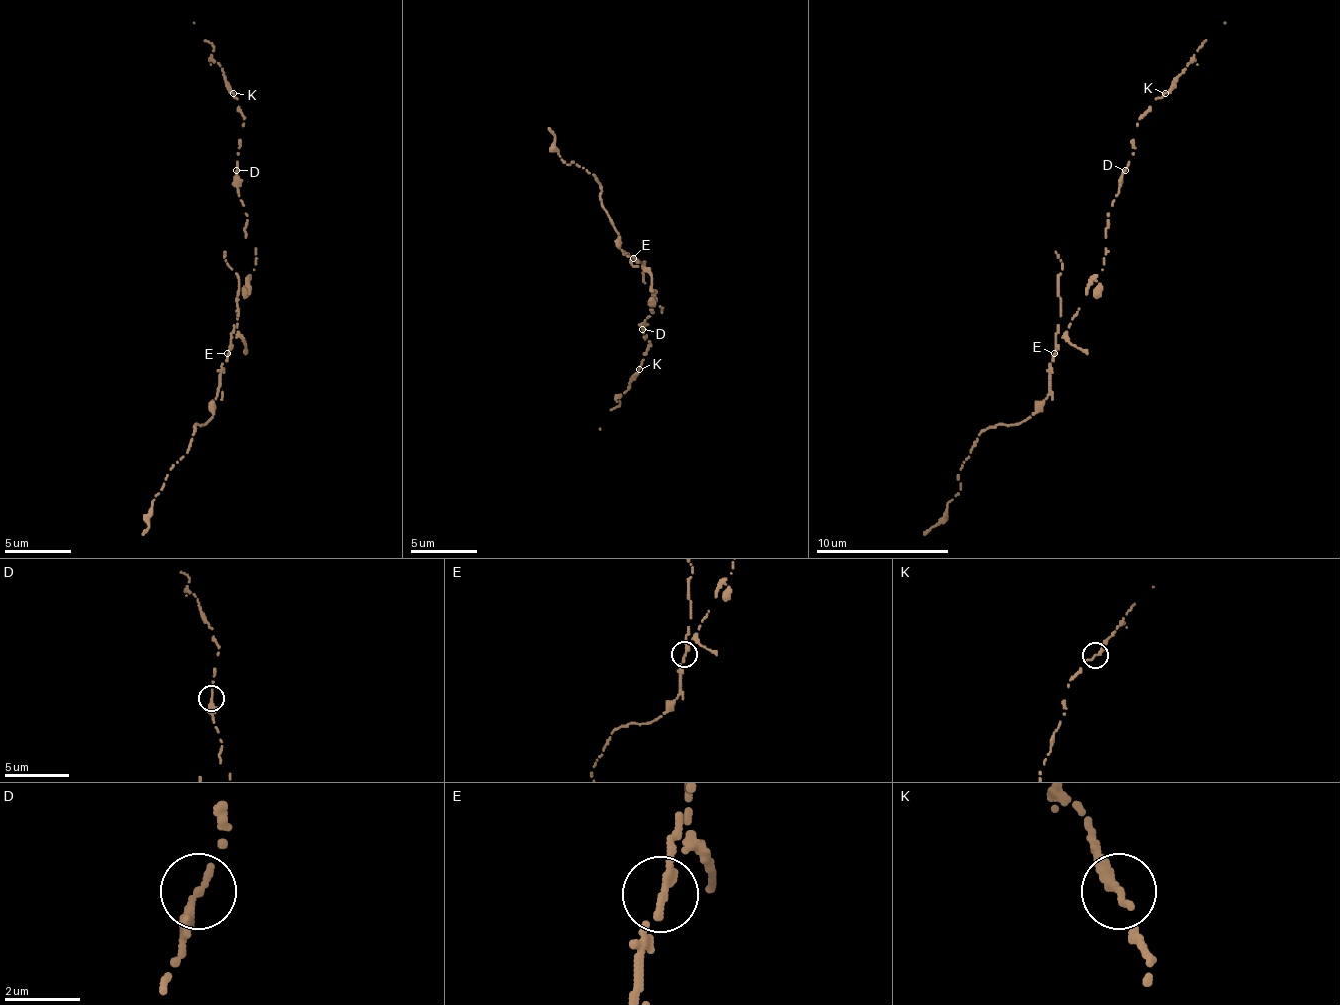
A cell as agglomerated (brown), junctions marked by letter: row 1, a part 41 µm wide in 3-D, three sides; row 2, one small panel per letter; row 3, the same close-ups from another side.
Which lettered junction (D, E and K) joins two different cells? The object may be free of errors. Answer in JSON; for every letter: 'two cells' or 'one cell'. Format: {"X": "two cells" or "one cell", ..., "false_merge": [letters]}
{"D": "one cell", "E": "one cell", "K": "one cell", "false_merge": []}

